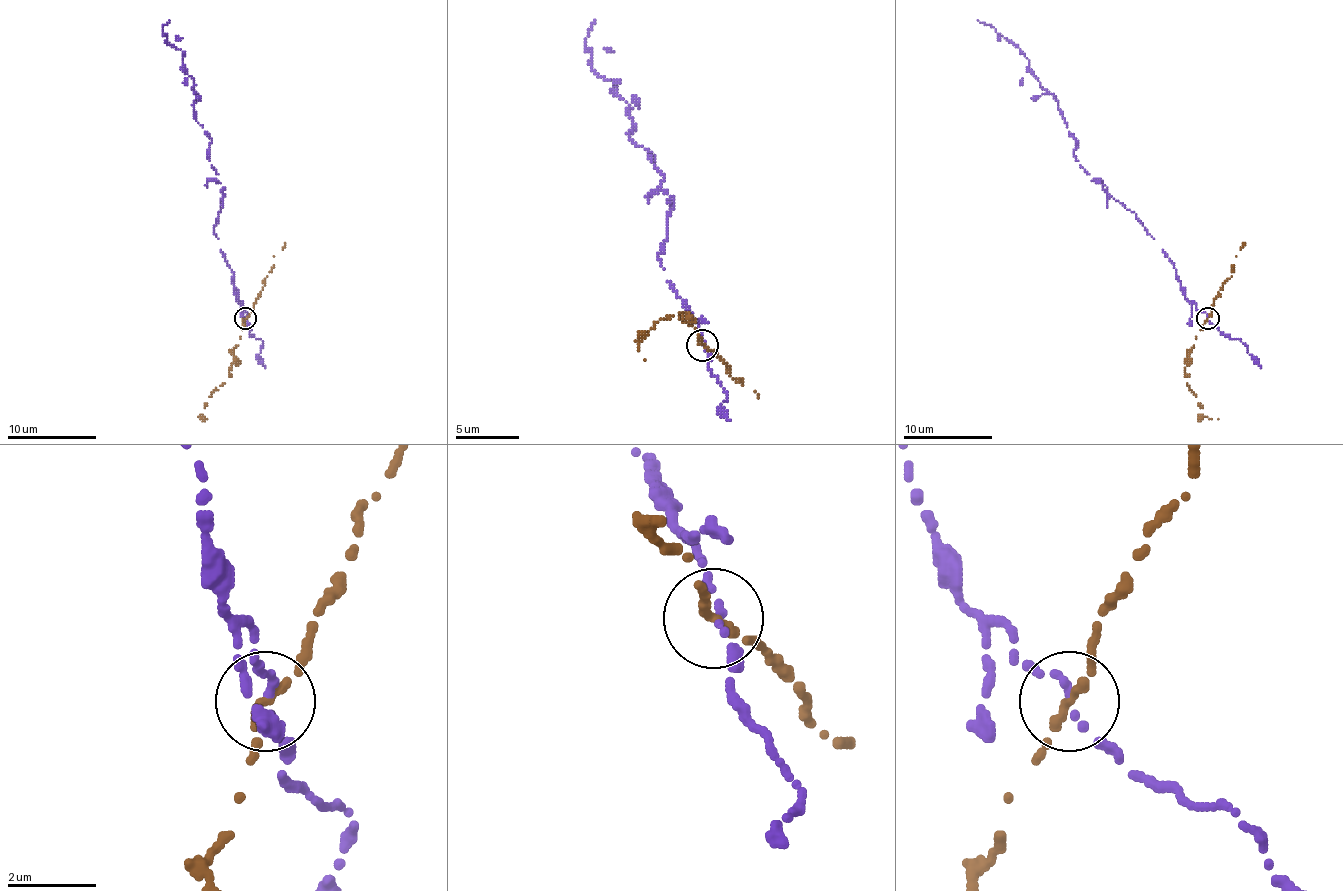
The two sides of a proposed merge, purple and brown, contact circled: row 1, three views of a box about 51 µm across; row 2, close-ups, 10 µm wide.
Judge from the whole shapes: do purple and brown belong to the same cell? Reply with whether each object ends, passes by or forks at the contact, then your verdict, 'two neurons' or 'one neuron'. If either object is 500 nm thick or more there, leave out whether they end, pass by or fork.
purple ends there; brown passes by; two neurons

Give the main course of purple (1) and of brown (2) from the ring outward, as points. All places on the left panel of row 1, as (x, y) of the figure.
1: (245, 316), (213, 229), (222, 196), (211, 138), (196, 120), (182, 51), (167, 40), (169, 20)
2: (245, 319), (234, 350), (229, 376), (216, 388), (200, 417), (205, 419)

